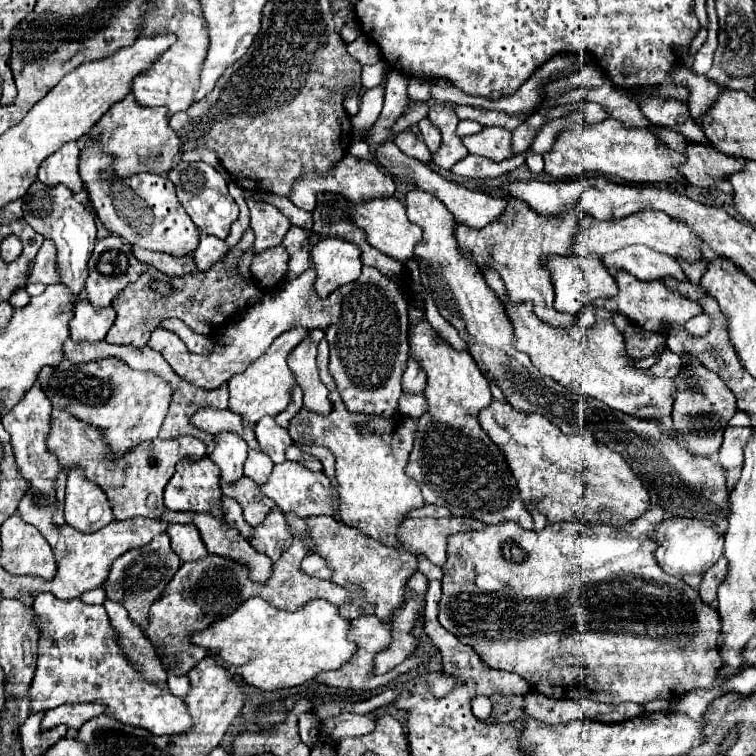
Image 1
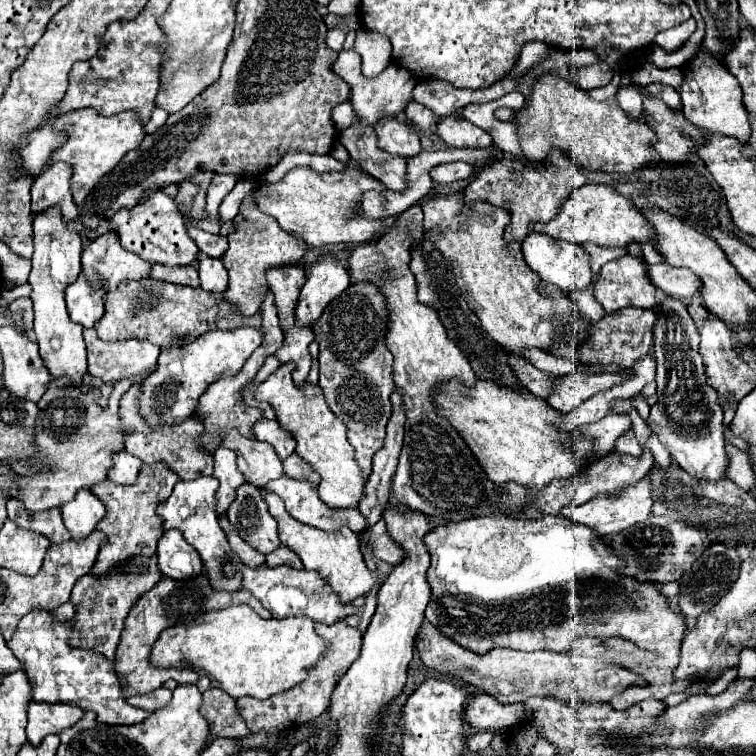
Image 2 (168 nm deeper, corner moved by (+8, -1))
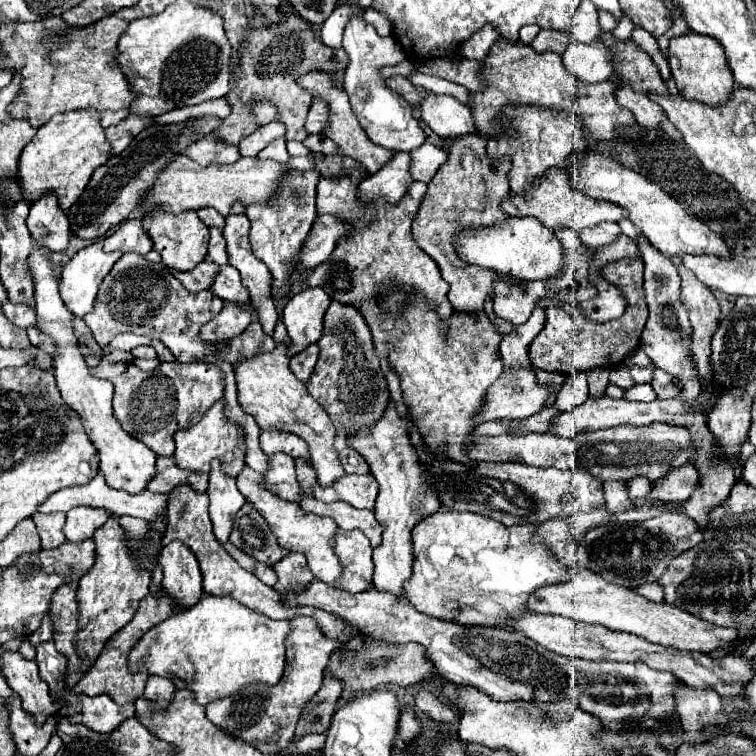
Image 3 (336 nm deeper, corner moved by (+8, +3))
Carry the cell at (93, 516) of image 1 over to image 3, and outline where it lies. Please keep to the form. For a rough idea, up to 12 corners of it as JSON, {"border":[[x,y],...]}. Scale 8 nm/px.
{"border":[[79,506],[67,512],[69,542],[93,538],[109,514]]}

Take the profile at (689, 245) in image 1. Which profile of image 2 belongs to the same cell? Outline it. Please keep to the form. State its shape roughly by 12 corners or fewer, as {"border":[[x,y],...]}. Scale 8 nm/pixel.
{"border":[[585,184],[533,230],[573,244],[655,242],[647,216]]}

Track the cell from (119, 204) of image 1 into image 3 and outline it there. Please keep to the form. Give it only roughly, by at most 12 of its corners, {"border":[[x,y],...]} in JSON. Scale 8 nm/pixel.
{"border":[[163,210],[143,224],[167,268],[193,270],[207,256],[209,228]]}

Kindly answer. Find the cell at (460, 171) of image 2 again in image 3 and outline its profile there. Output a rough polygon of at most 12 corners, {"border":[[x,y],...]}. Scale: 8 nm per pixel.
{"border":[[429,142],[411,150],[411,176],[425,184],[447,160]]}

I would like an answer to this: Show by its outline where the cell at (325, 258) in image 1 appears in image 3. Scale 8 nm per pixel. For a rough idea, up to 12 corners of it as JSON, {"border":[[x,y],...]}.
{"border":[[305,288],[283,308],[287,356],[321,340],[331,298]]}

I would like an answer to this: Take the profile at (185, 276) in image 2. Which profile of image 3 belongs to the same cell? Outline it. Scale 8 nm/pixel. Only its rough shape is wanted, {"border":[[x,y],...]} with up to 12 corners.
{"border":[[201,262],[175,278],[191,292],[211,288],[219,266]]}

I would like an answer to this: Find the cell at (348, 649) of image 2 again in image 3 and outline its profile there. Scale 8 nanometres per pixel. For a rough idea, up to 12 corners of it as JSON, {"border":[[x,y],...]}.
{"border":[[289,620],[285,672],[207,704],[207,718],[263,754],[293,740],[339,646]]}

